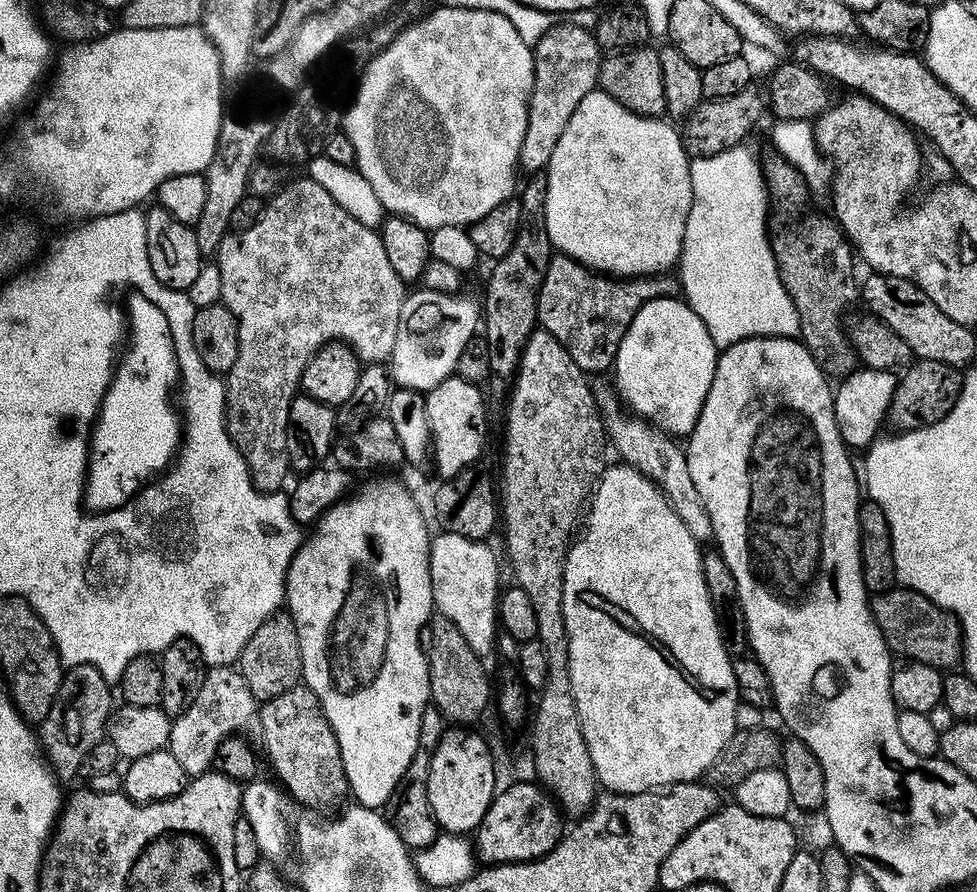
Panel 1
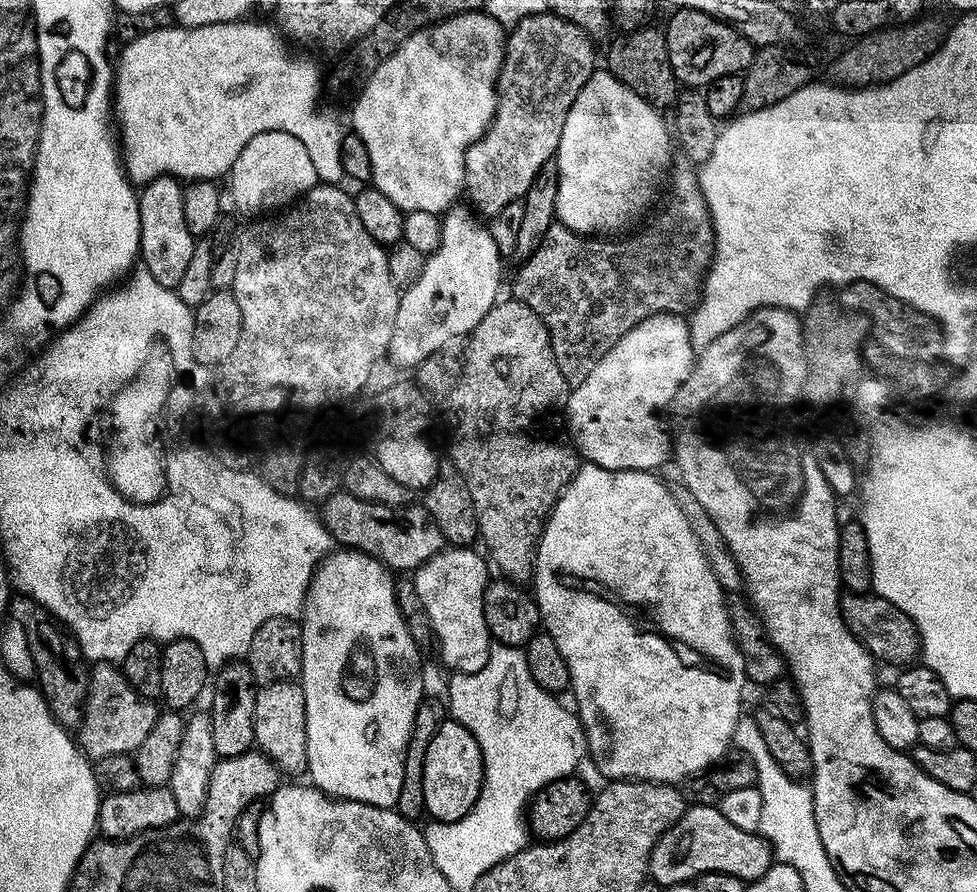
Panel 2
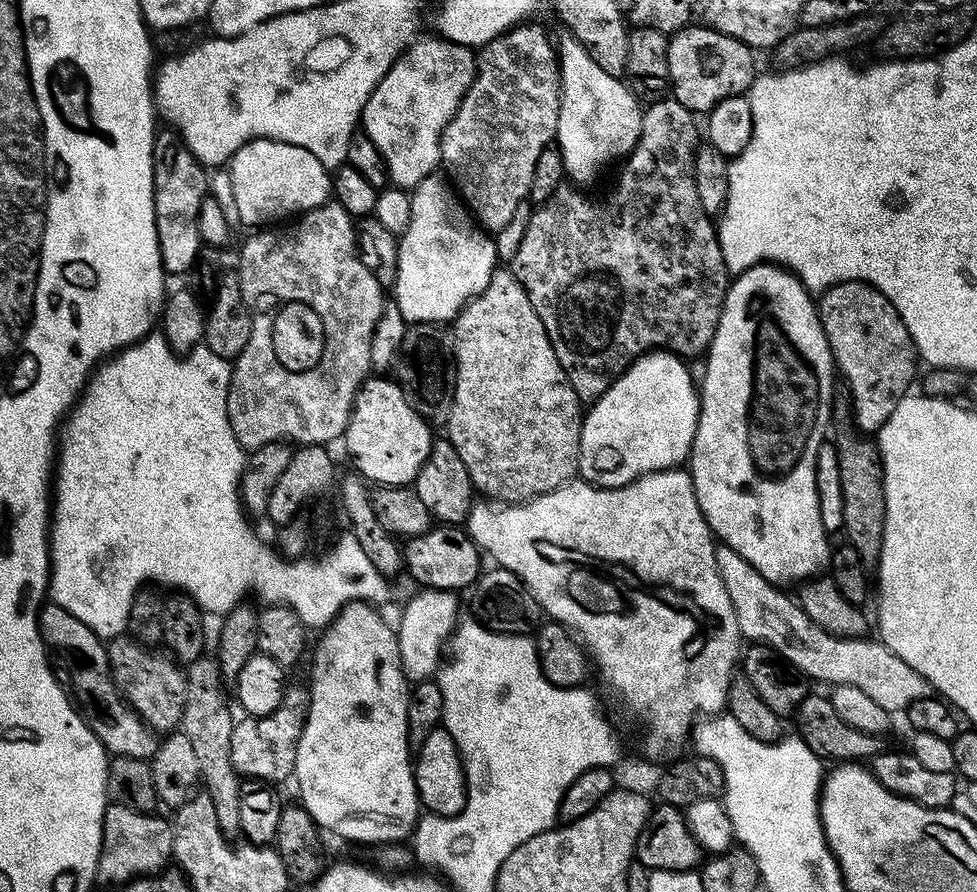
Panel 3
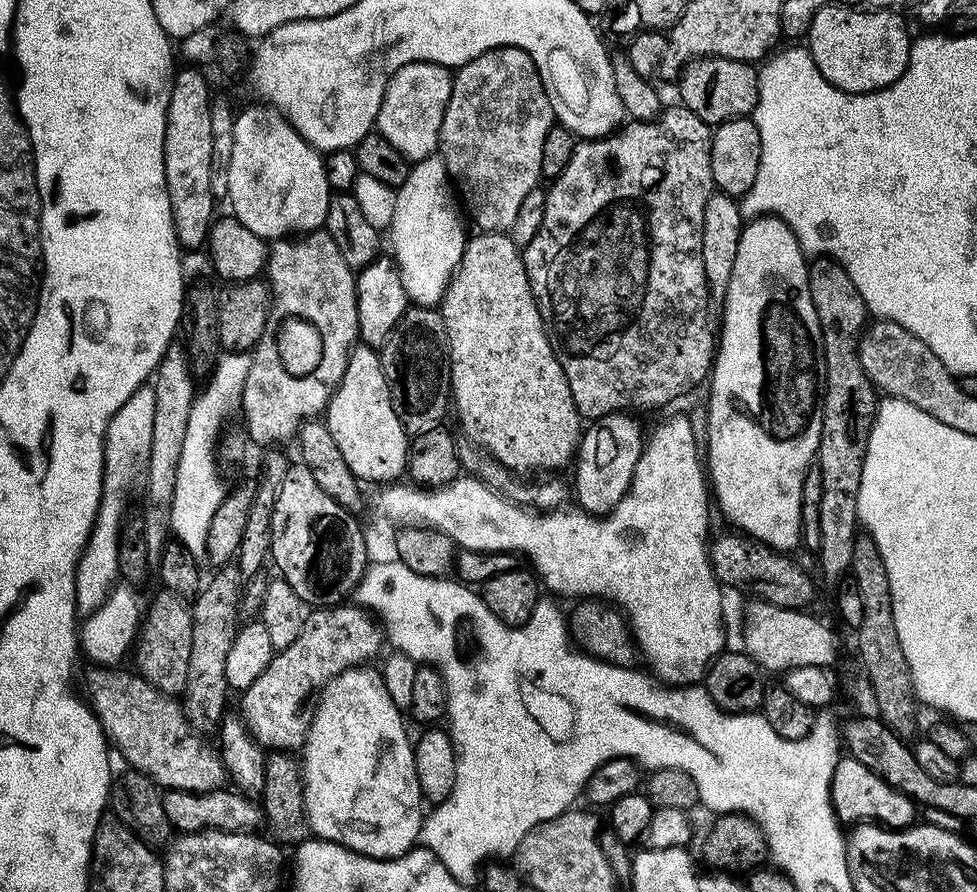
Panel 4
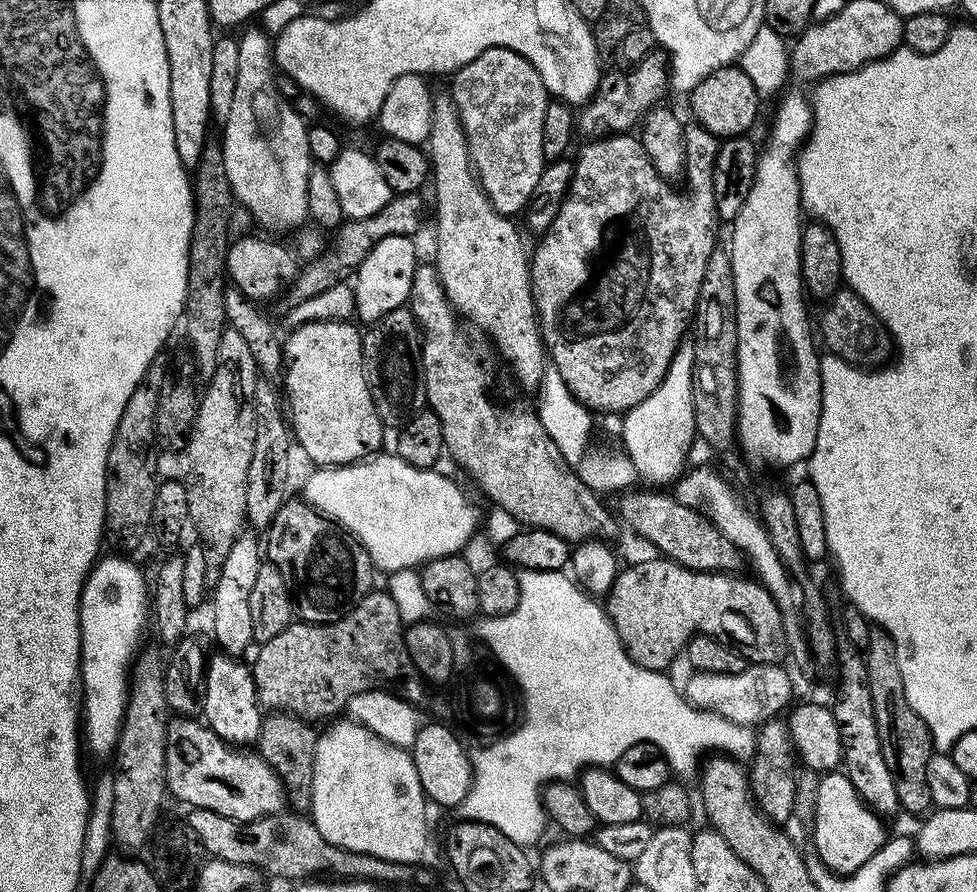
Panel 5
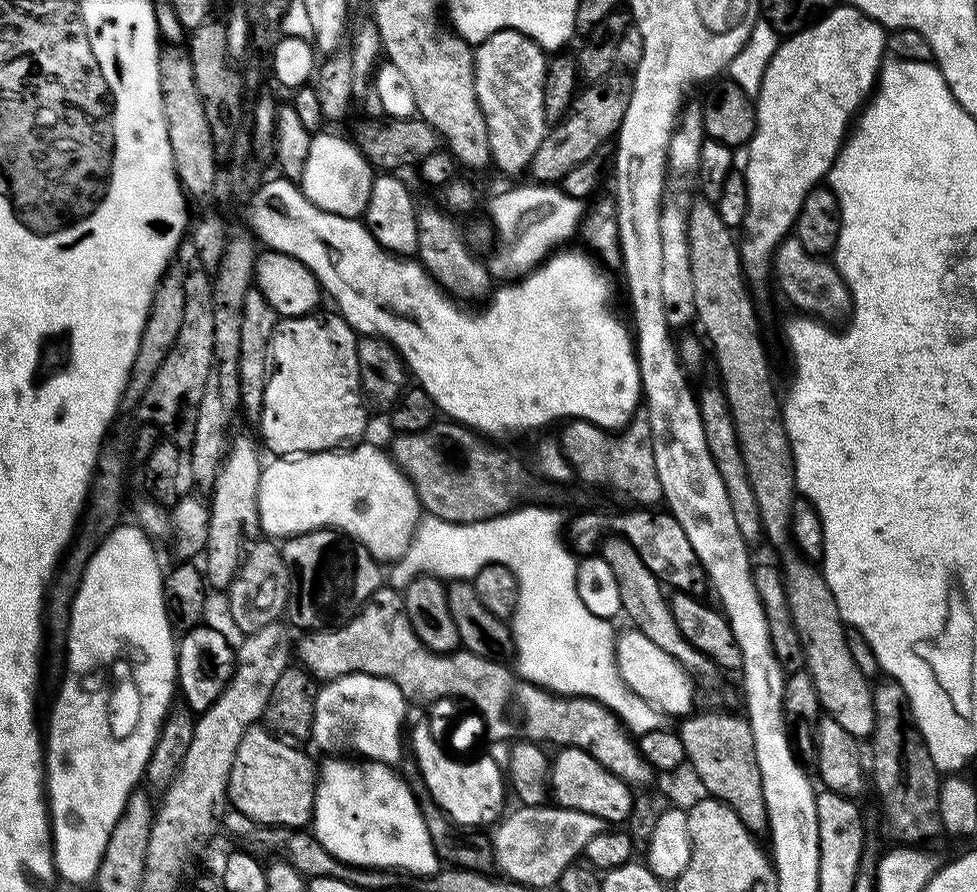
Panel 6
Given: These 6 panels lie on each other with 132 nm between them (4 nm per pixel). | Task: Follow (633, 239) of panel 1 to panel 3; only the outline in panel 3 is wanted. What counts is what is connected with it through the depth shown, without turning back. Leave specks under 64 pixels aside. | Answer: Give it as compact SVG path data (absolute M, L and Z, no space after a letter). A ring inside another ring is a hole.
M565 35L563 39L558 44L562 87L554 140L564 159L567 179L573 185L585 186L611 160L619 161L634 150L640 141L644 113L636 101L637 93L621 77L606 74L574 37Z

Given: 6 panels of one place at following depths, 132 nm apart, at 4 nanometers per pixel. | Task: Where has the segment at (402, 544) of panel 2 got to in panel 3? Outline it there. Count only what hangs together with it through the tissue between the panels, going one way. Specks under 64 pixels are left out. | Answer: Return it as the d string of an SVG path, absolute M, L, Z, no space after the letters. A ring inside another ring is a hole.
M433 526L421 536L413 536L403 545L403 567L406 572L413 576L420 583L419 587L424 590L435 590L438 592L459 593L460 588L471 589L478 581L482 571L480 565L481 551L467 531L460 526Z

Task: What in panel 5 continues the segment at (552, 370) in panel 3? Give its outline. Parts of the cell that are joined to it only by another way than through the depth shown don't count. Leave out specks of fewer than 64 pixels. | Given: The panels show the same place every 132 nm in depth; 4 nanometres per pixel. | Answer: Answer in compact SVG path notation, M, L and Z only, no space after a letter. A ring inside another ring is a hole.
M437 95L432 102L430 134L426 141L430 157L430 188L436 191L436 260L434 267L446 290L446 298L465 321L481 328L494 345L495 351L516 371L524 388L539 389L546 367L546 349L540 334L536 302L532 299L530 256L524 253L524 240L516 229L516 220L503 216L490 202L472 166L466 134L458 118L451 95Z

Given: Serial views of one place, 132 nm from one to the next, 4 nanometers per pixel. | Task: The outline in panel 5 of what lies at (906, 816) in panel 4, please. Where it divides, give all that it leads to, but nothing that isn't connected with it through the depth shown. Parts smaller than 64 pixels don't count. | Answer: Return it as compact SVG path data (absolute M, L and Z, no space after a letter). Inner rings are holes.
M843 771L821 775L817 780L820 781L816 784L816 797L812 800L812 842L820 855L817 856L819 863L833 874L857 872L884 847L885 821L864 803Z

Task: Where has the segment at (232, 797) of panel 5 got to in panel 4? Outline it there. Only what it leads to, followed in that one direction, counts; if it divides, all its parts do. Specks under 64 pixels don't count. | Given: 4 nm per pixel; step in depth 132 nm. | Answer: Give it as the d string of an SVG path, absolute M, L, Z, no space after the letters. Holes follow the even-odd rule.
M96 666L92 670L87 699L111 747L124 755L129 769L146 774L161 790L215 792L225 787L219 751L200 737L203 735L192 727L173 697L165 696L143 677L132 678L115 667Z

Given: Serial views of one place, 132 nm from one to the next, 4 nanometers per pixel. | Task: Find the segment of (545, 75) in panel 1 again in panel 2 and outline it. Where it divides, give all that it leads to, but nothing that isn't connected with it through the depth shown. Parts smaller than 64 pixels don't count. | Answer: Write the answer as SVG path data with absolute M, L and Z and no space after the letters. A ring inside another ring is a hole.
M547 10L524 16L510 28L504 41L504 61L496 79L496 109L492 120L487 130L464 152L464 192L472 199L471 207L476 207L475 211L481 217L497 215L504 206L524 197L540 169L555 157L566 114L582 86L586 86L598 68L591 43L588 33Z

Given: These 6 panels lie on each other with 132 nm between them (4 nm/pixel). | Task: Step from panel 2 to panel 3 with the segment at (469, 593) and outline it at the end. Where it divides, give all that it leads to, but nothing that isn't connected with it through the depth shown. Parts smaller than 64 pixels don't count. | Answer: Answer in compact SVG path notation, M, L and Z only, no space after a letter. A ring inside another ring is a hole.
M420 590L417 593L417 596L409 598L408 605L400 616L400 625L397 623L394 628L400 651L400 668L410 682L419 682L437 675L442 664L440 655L443 652L445 655L446 645L455 632L461 615L460 604L456 601L457 593L435 590Z

